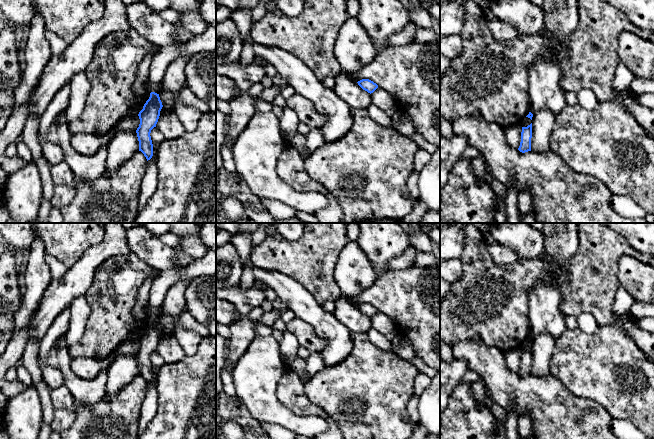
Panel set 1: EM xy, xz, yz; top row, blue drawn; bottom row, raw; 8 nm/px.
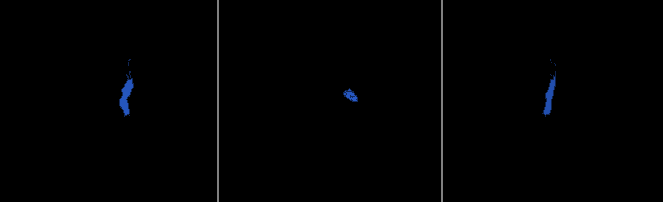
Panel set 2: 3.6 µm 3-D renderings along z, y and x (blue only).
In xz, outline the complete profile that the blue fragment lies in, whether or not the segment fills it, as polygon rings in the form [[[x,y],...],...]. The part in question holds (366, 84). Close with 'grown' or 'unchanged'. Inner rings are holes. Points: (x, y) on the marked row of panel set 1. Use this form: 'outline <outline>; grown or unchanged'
outline [[[362,79],[357,83],[363,90],[367,91],[370,94],[378,88],[378,85],[369,79]]]; unchanged

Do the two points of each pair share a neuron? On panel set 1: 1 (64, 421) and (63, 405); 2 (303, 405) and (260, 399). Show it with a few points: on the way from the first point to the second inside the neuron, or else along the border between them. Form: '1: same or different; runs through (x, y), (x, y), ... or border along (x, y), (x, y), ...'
1: same; runs through (64, 417), (63, 409)
2: different; border along (280, 378), (277, 384), (277, 399), (300, 415)

